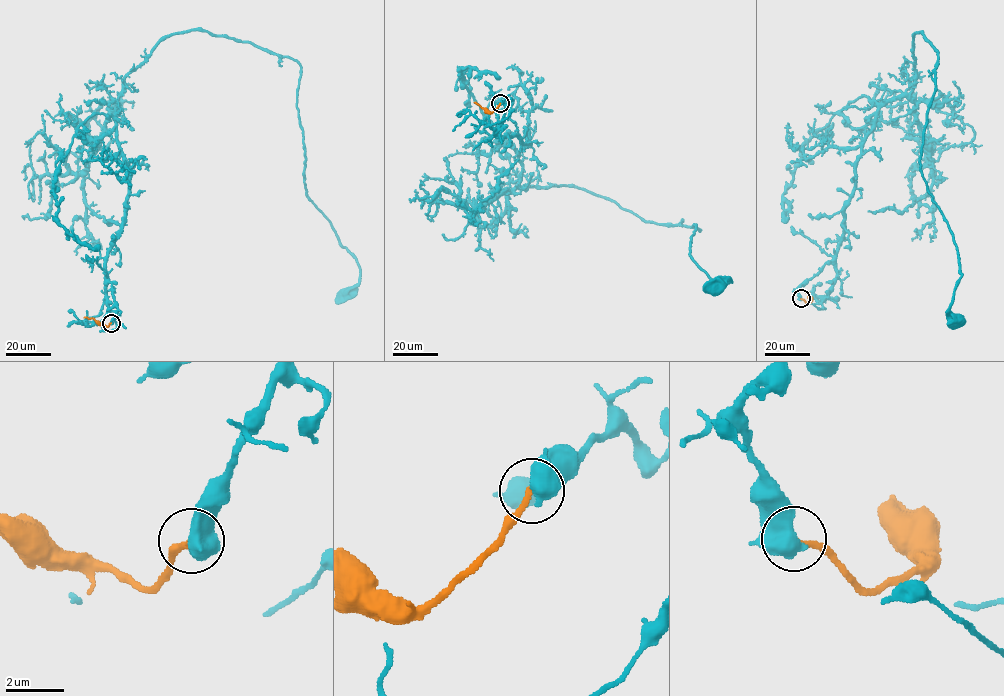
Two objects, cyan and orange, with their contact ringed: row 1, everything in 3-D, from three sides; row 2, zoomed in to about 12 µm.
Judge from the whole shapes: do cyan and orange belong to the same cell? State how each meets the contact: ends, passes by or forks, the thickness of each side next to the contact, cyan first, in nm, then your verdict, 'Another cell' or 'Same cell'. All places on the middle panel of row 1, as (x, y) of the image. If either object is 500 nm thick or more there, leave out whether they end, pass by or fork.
Thickness 600 nm (cyan) against 200 nm. Another cell

